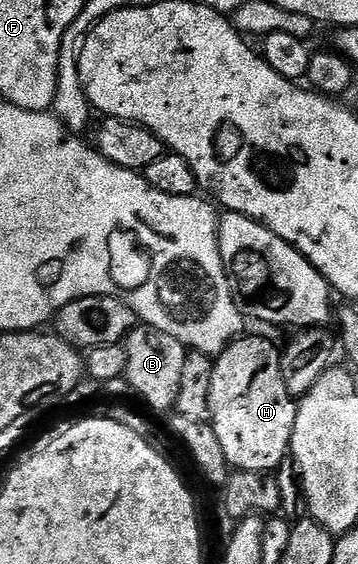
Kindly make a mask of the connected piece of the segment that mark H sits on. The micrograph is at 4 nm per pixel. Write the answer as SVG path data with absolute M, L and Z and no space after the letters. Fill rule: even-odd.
M248 334L226 347L215 359L213 385L209 389L211 402L211 427L221 441L228 464L237 471L262 471L275 473L288 458L295 424L296 400L285 389L285 381L279 372L279 351L267 339Z

